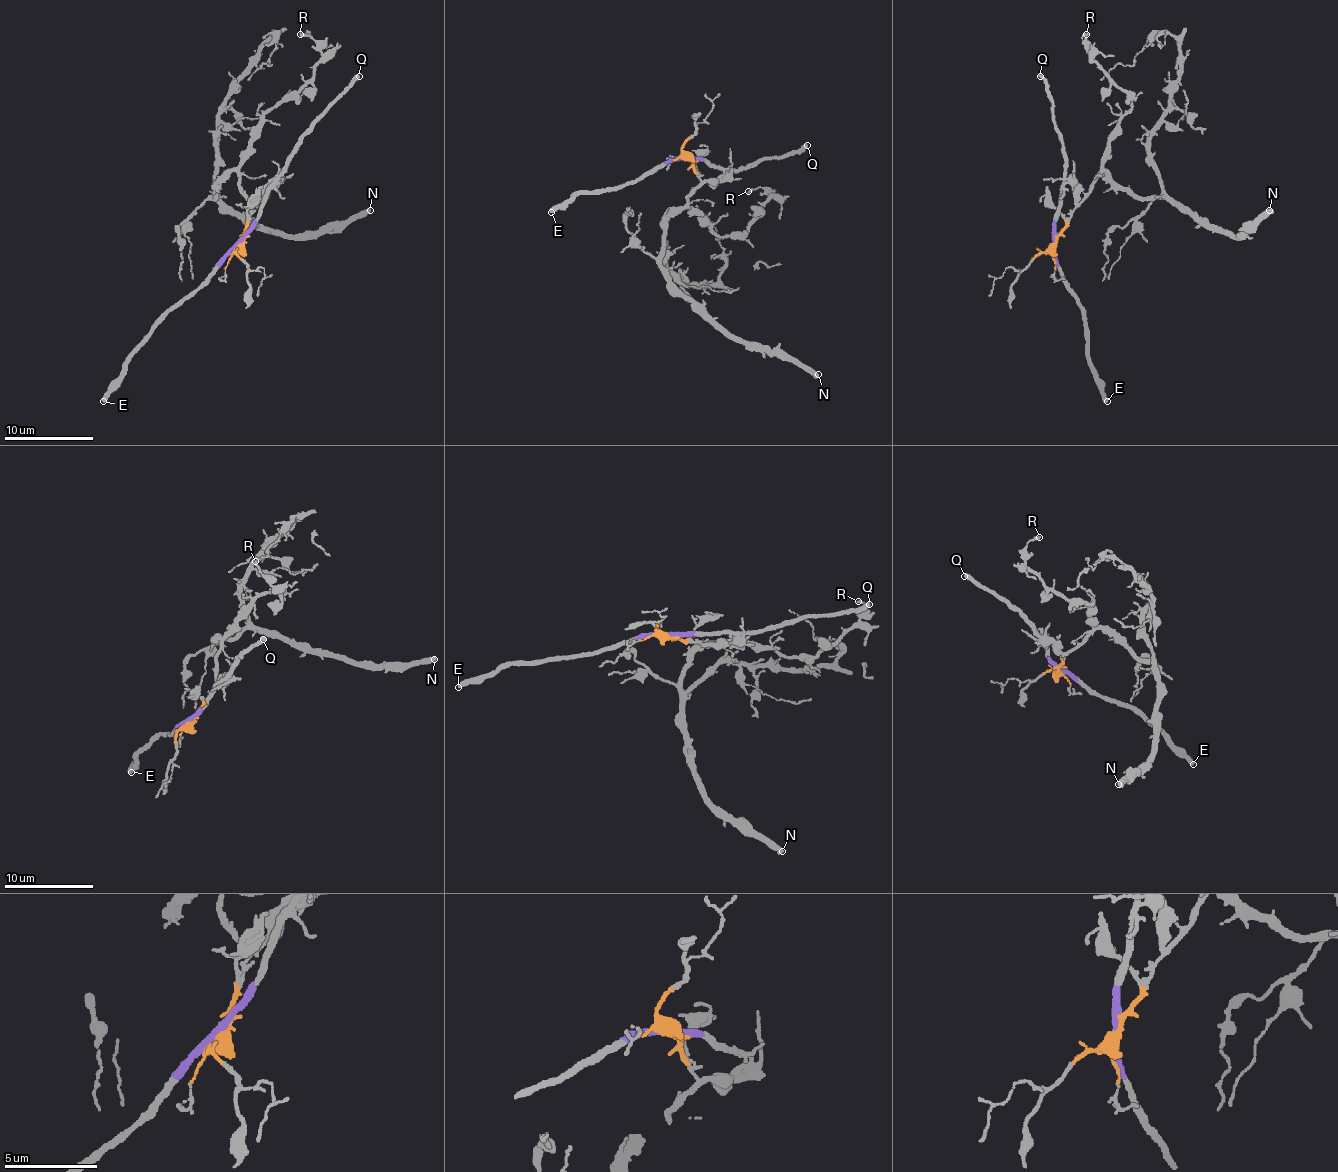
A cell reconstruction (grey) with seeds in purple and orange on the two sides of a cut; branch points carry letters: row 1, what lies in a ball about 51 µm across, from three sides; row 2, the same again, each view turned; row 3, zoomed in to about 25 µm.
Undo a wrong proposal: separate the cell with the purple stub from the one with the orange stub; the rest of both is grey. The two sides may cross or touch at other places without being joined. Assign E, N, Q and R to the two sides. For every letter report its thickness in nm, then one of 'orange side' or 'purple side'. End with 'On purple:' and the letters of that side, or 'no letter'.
E: calibre 400 nm; purple side
N: calibre 440 nm; orange side
Q: calibre 340 nm; purple side
R: calibre 200 nm; orange side
On purple: E, Q

